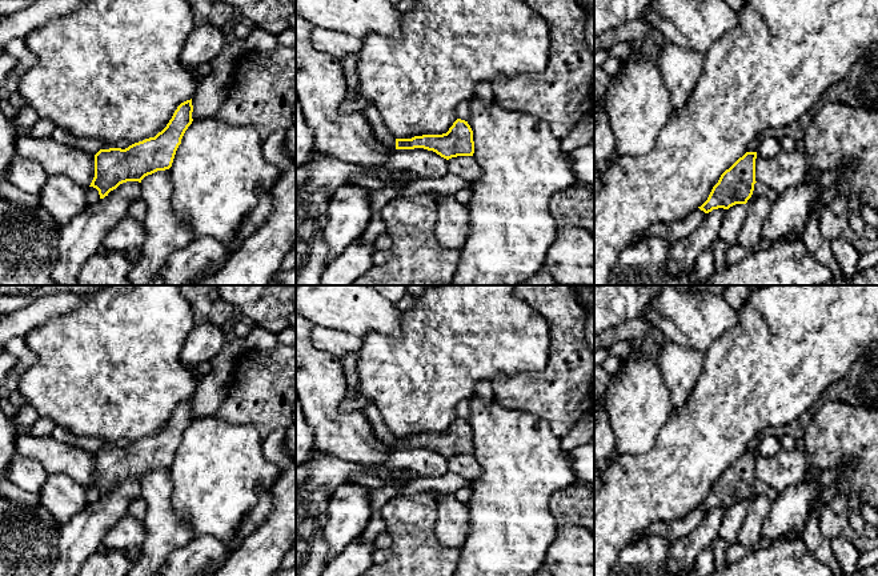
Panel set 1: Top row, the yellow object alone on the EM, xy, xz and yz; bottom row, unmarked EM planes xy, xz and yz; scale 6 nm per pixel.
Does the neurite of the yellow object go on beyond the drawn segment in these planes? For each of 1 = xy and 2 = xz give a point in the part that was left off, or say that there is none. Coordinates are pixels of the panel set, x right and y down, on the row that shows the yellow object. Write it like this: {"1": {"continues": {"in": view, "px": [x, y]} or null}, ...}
{"1": {"continues": null}, "2": {"continues": null}}

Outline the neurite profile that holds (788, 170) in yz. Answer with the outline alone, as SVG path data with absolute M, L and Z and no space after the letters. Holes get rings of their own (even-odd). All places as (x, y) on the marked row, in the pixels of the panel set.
M781 151L771 159L765 159L757 153L755 181L782 195L790 188L809 184L809 169L803 151Z

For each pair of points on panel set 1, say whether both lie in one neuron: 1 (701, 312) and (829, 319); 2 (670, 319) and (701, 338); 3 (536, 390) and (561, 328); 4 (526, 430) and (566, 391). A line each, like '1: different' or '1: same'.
1: different
2: same
3: same
4: different

